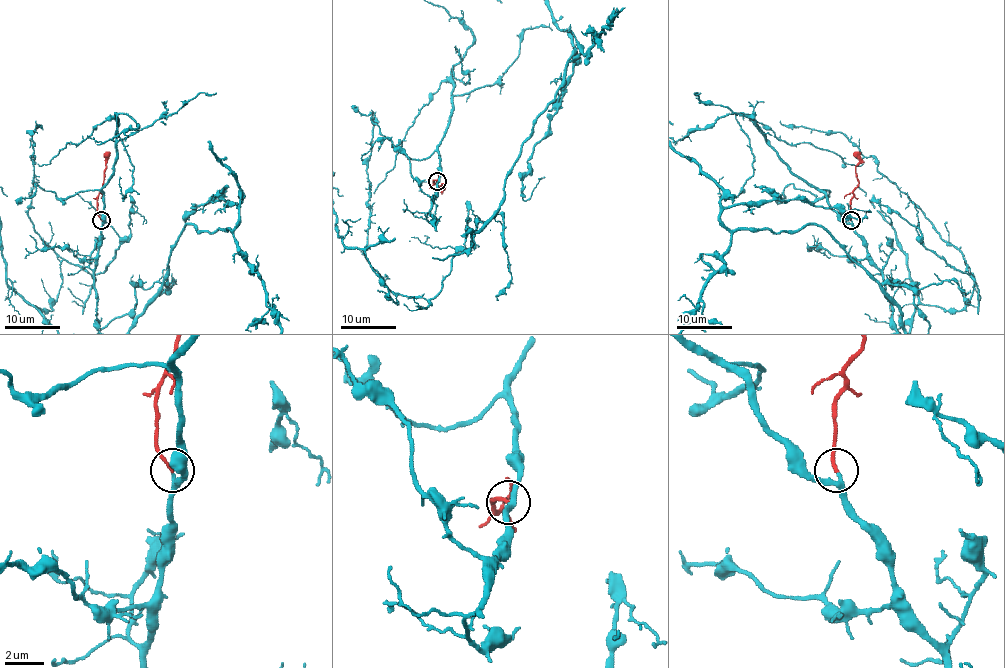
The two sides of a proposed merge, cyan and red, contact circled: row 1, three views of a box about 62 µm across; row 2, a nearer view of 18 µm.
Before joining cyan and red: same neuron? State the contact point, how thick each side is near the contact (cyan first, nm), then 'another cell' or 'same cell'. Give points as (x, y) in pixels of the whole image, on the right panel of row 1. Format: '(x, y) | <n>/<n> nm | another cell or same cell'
(851, 220) | 220/170 nm | same cell

